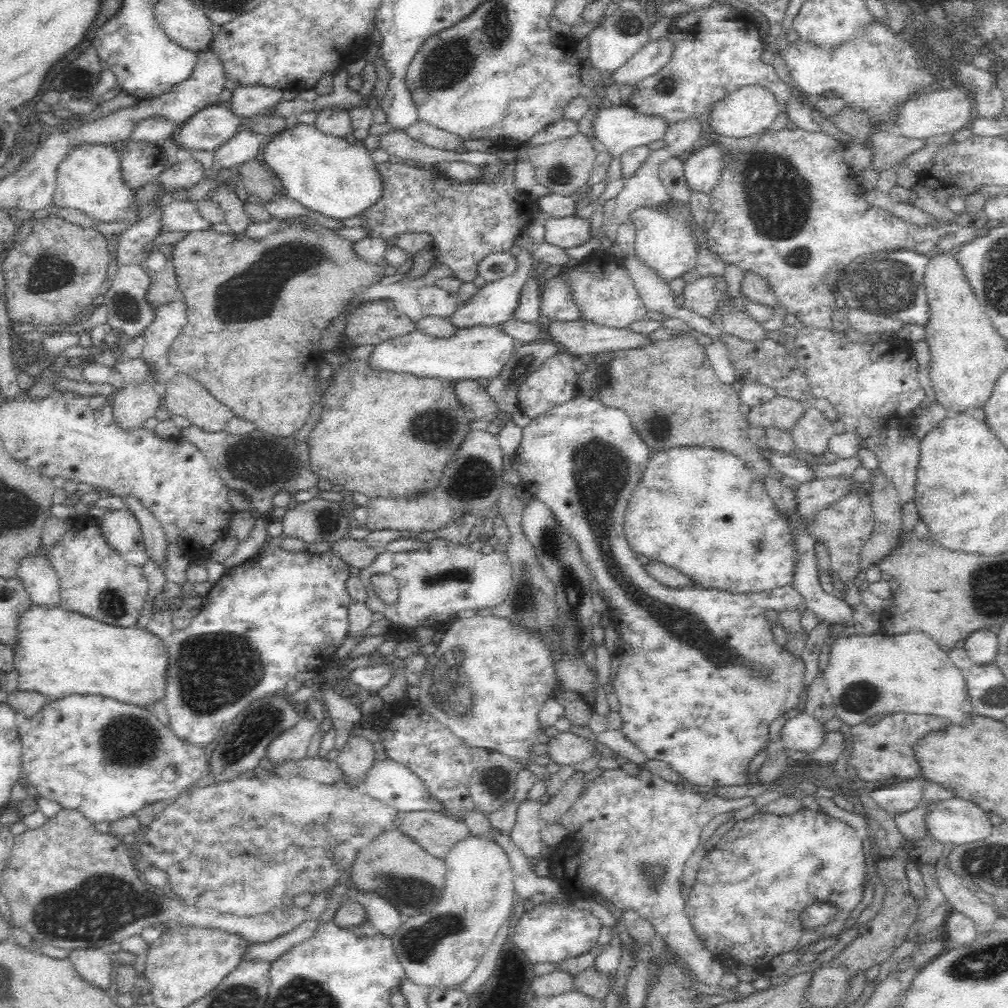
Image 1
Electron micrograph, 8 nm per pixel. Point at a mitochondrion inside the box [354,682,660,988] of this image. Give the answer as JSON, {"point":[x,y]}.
{"point":[418,943]}

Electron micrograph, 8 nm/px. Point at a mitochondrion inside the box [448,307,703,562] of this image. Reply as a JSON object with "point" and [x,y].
{"point":[476,478]}

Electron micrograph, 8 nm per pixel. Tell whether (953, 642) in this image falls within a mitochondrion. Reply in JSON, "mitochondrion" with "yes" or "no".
{"mitochondrion":"no"}

